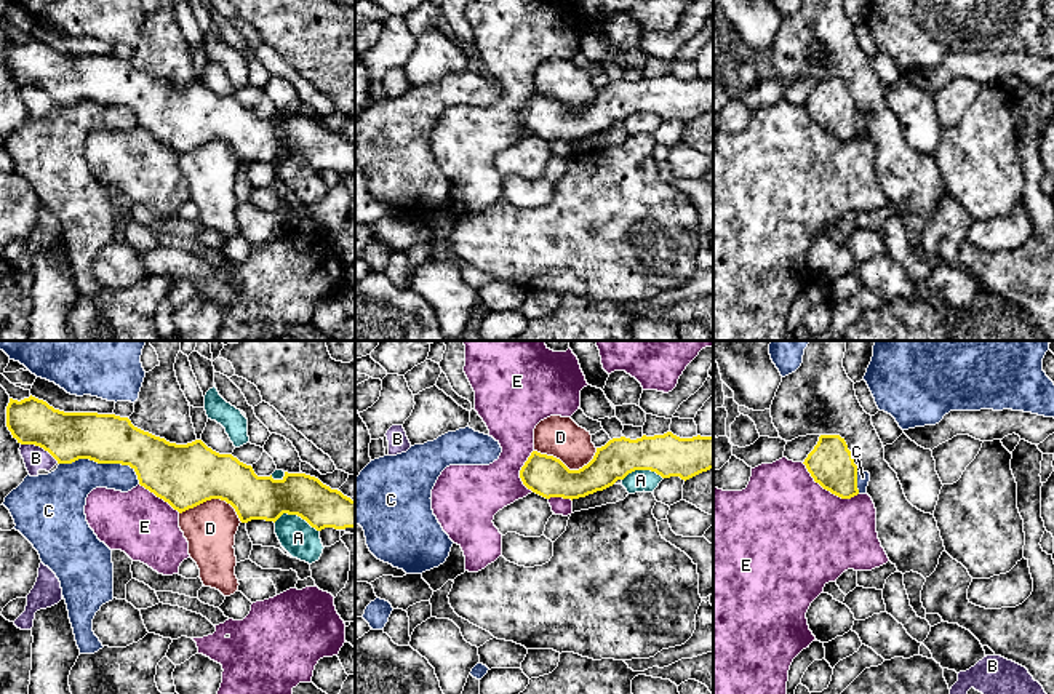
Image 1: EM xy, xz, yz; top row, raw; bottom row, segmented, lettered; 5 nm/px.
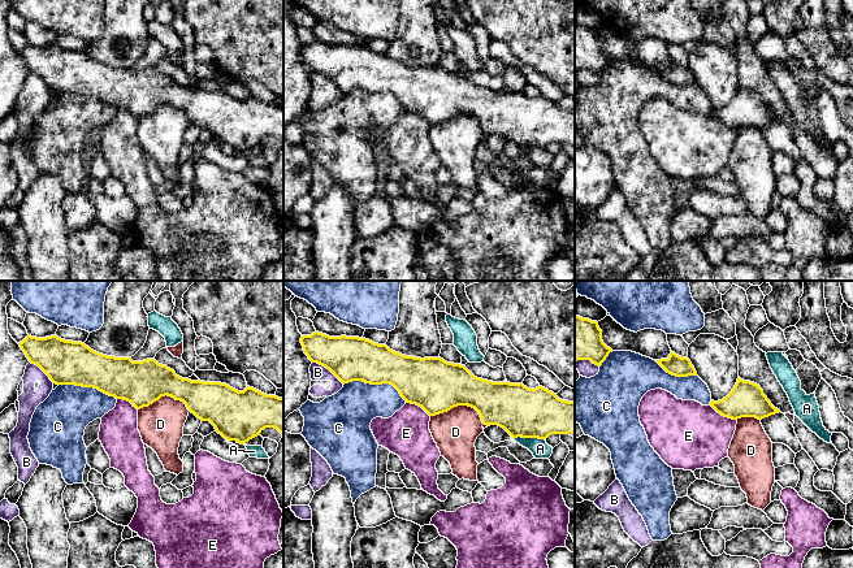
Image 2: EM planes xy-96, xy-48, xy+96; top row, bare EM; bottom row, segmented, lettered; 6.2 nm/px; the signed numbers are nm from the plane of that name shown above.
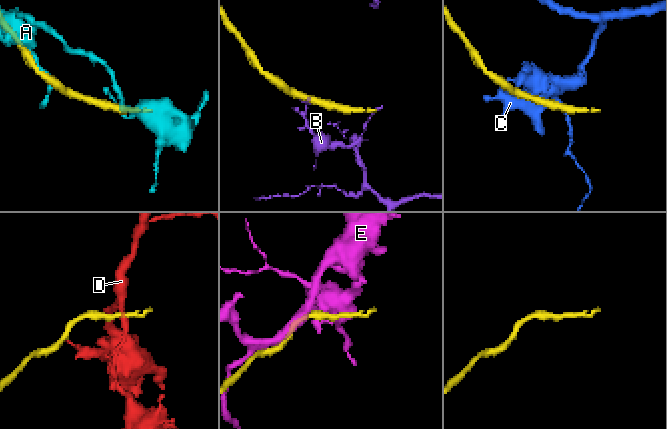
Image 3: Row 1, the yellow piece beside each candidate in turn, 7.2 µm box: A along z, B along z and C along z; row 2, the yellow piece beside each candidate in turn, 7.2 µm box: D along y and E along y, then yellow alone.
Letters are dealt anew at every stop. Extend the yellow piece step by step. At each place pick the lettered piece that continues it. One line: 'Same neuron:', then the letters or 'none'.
Same neuron: none

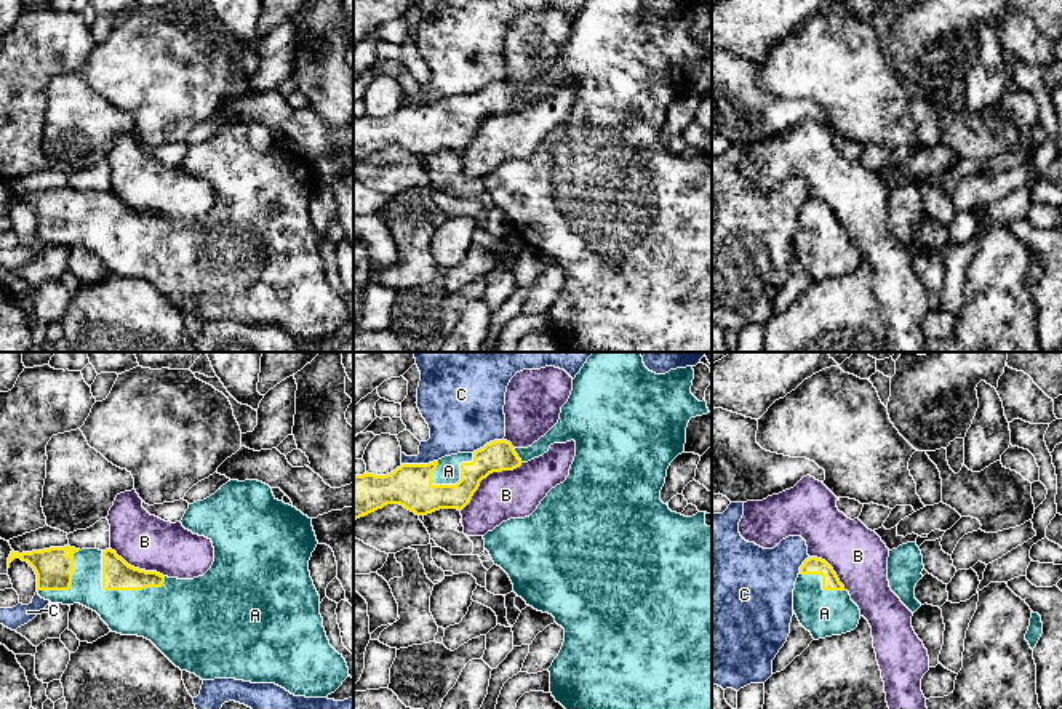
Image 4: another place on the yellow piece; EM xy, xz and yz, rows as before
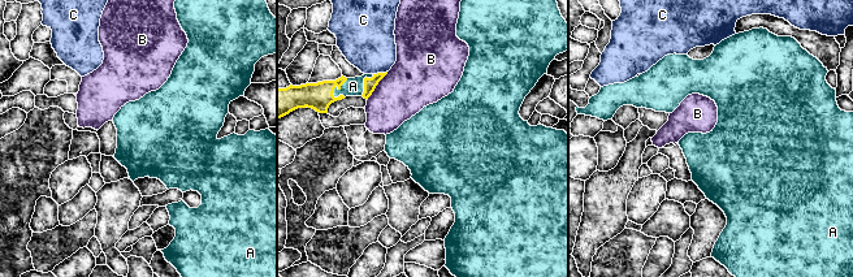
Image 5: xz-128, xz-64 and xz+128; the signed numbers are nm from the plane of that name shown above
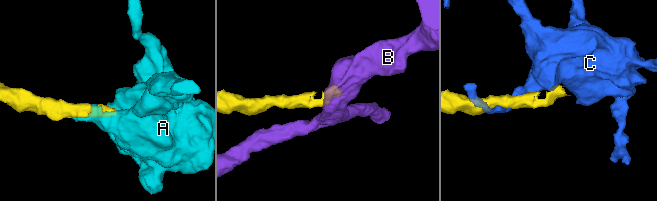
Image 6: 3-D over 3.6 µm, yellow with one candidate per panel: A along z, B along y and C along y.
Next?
Same neuron: A

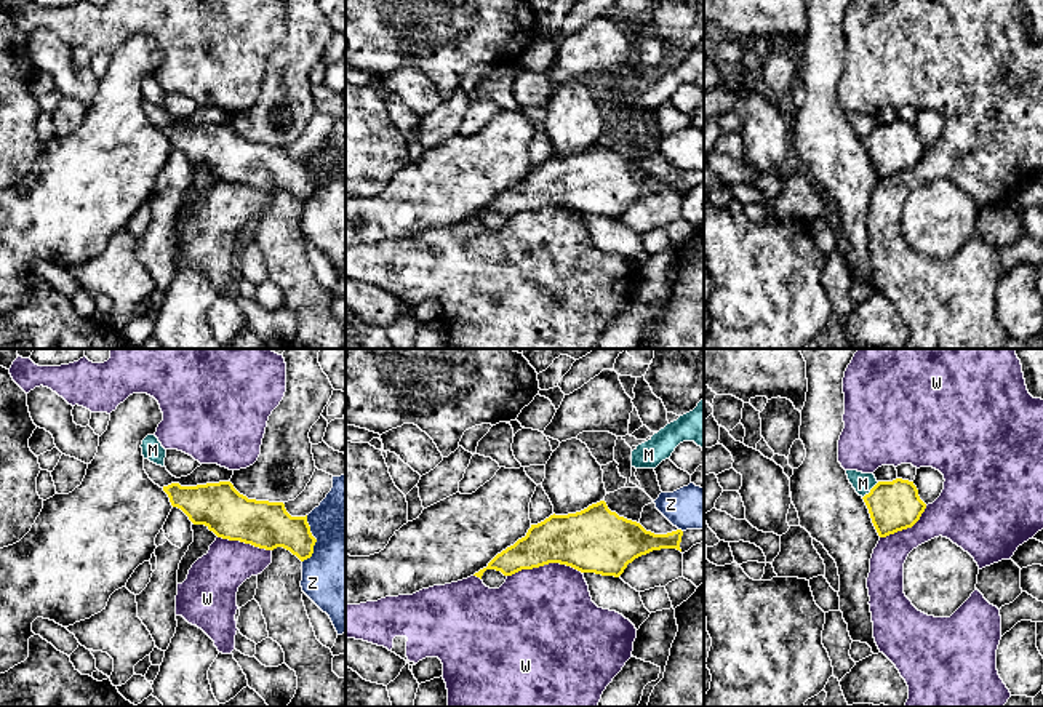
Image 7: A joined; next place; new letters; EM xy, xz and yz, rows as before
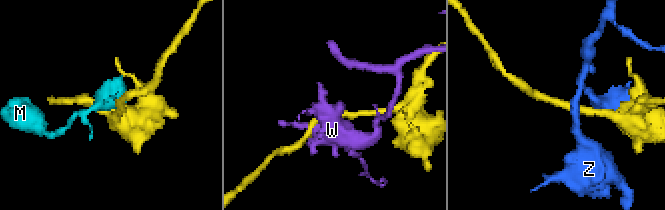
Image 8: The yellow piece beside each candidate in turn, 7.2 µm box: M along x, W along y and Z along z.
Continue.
Same neuron: none

